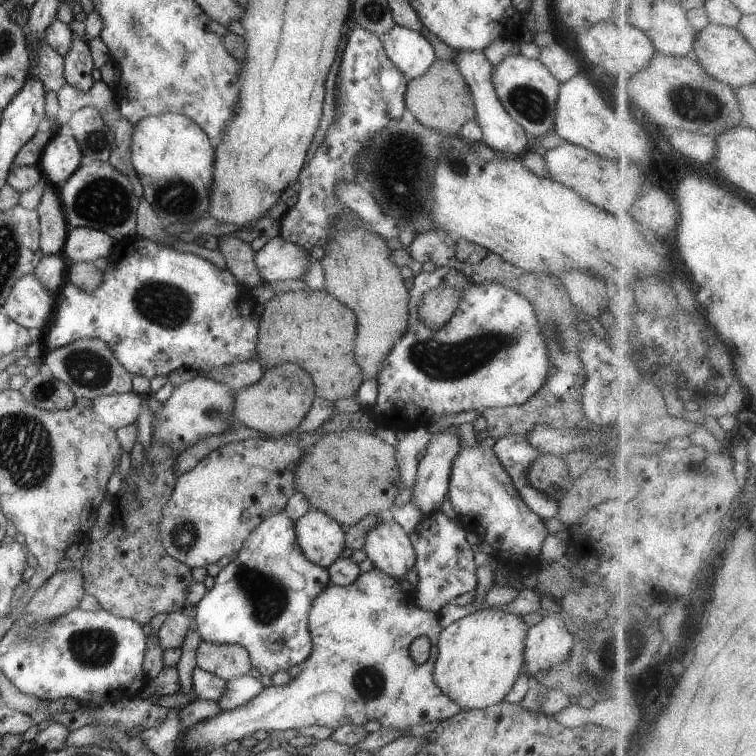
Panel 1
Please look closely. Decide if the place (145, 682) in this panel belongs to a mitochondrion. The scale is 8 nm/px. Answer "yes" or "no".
no

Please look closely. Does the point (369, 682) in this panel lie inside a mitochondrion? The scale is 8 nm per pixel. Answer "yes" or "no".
yes

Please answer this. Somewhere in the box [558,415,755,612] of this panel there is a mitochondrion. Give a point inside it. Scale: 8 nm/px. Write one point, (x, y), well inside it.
(701, 474)

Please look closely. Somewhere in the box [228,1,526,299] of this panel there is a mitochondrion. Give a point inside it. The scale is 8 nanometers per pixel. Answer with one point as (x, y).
(395, 163)

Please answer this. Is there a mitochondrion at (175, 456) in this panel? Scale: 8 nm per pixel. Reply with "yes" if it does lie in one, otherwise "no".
no

